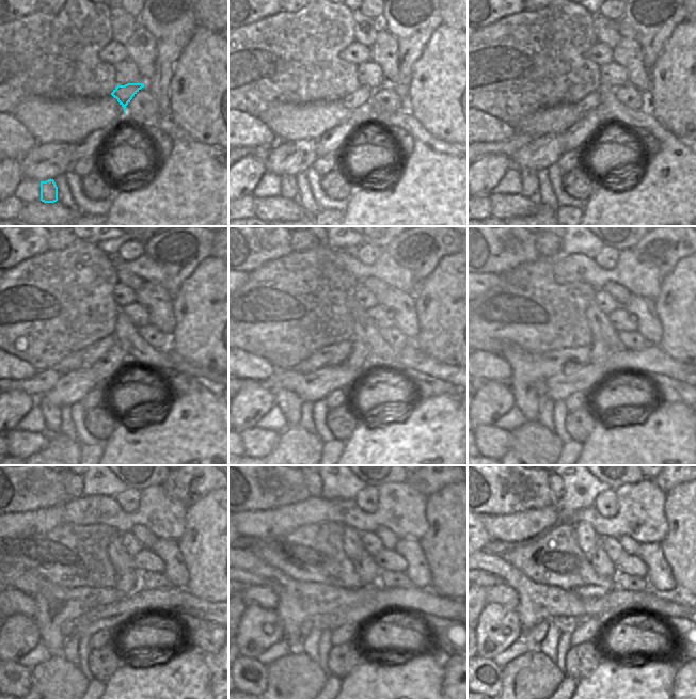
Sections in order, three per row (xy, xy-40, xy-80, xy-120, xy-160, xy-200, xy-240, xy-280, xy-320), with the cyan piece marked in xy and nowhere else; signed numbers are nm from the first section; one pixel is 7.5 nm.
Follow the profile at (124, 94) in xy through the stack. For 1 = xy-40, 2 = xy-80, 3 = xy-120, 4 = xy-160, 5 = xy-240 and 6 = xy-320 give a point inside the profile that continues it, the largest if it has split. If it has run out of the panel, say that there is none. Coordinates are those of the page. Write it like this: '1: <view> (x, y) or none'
1: xy-40 (358, 100)
2: xy-80 (591, 101)
3: xy-120 (90, 355)
4: xy-160 (330, 355)
5: xy-240 (56, 605)
6: xy-320 (537, 603)

